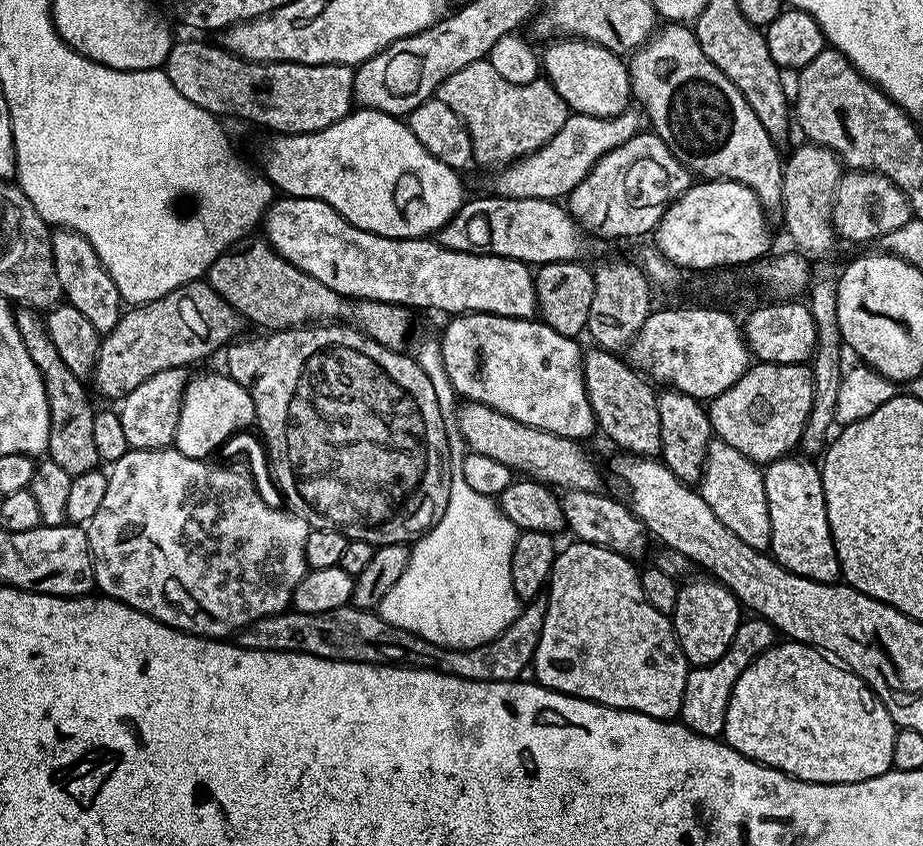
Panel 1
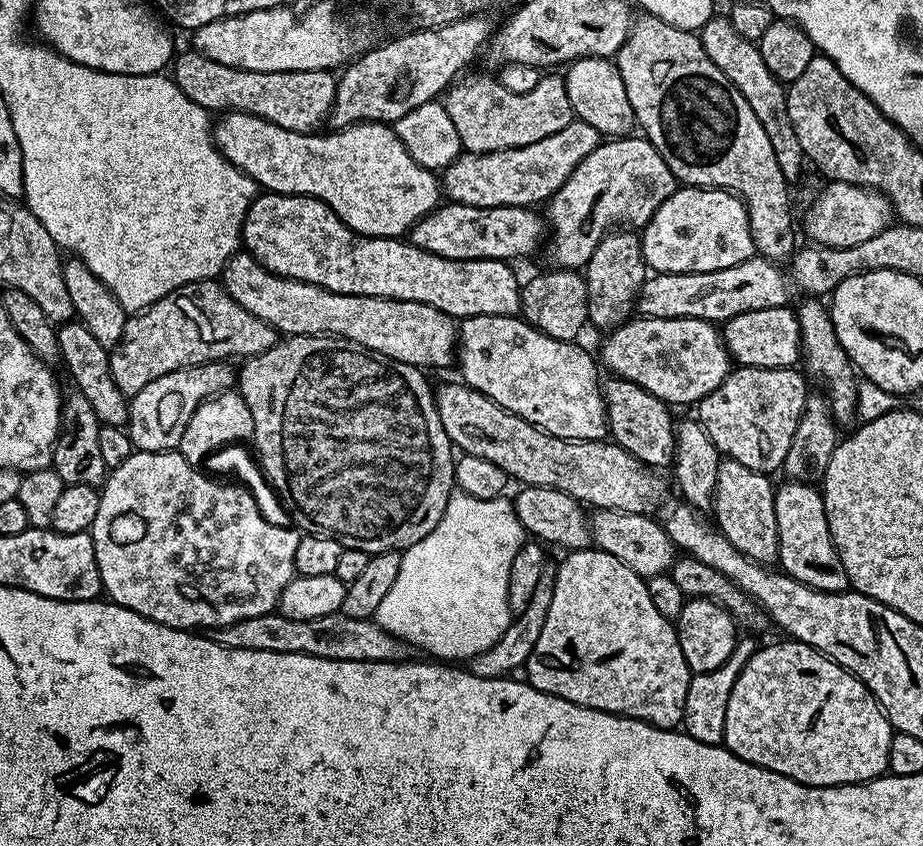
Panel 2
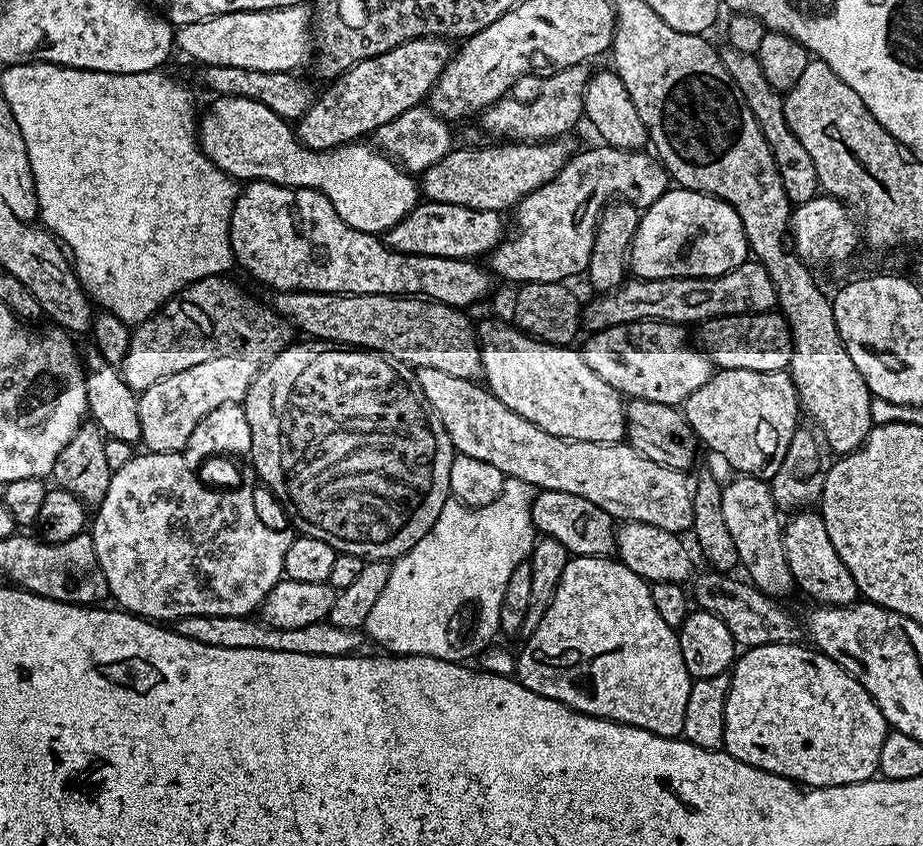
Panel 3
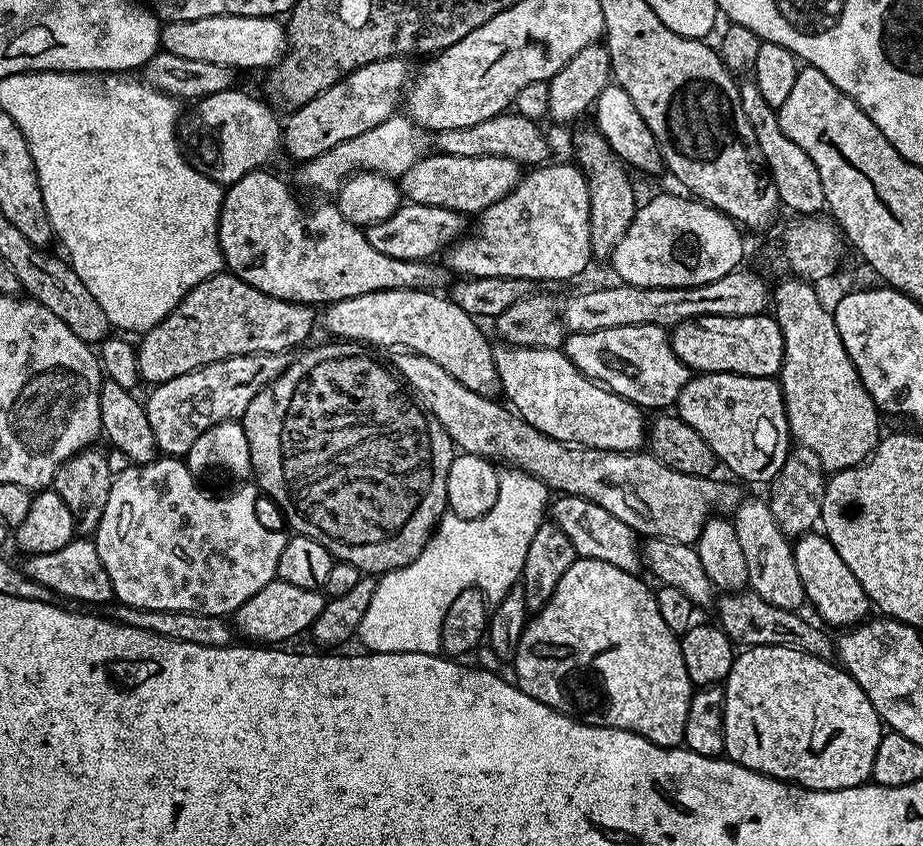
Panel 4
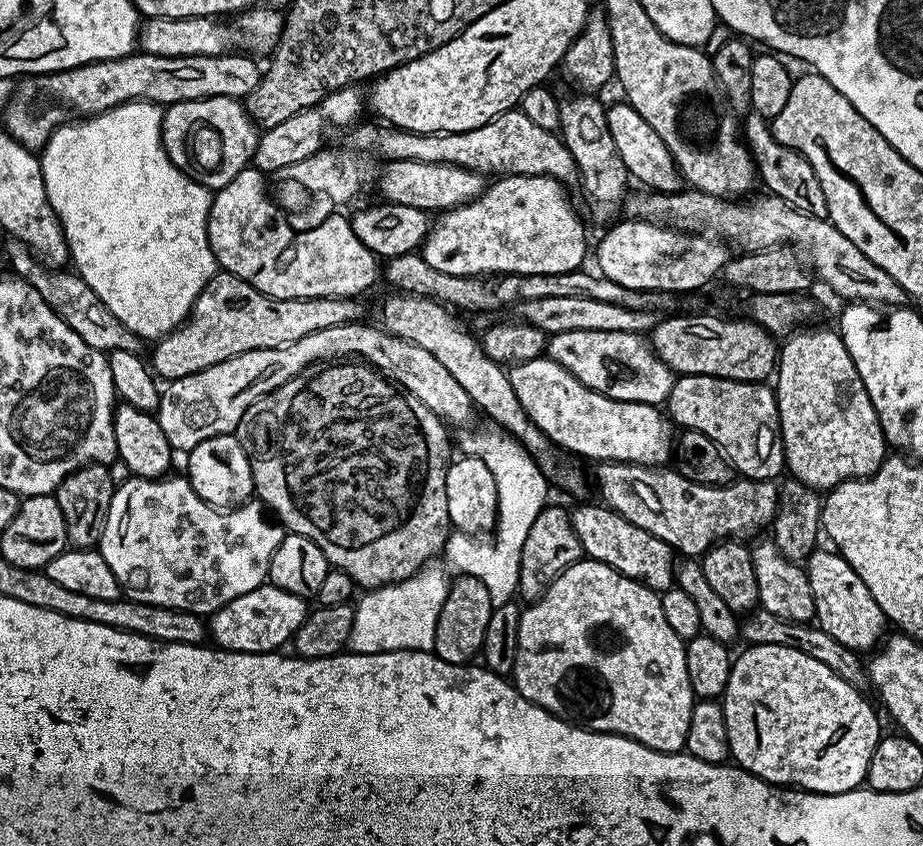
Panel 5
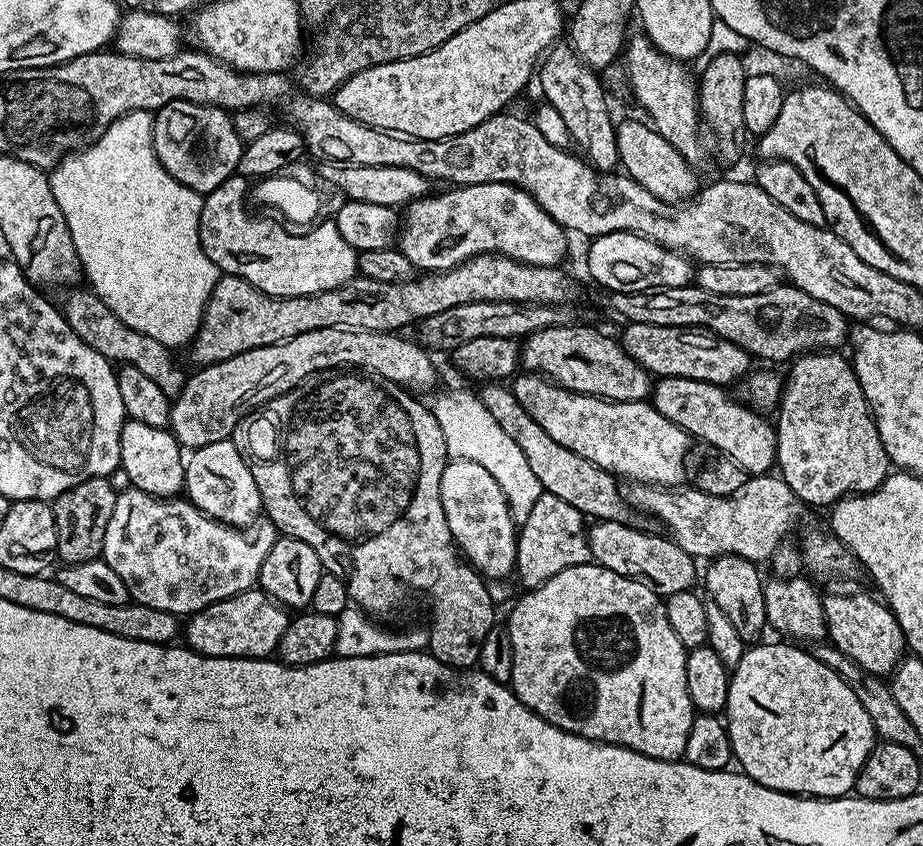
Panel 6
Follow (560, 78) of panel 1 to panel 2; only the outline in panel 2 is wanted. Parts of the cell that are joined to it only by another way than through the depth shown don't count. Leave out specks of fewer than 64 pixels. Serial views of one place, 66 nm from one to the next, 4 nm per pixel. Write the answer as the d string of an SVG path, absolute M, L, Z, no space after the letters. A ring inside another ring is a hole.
M584 56L581 60L571 61L563 77L575 119L594 126L594 130L598 130L601 137L623 138L637 127L630 98L626 98L622 74L611 59L603 56Z

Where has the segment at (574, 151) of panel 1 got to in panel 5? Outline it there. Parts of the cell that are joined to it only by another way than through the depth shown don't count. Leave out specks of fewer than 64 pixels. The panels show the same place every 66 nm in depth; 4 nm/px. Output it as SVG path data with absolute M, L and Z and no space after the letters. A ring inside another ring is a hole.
M390 160L380 172L380 192L385 201L398 206L414 206L429 214L447 212L483 194L486 180L481 173L442 162Z

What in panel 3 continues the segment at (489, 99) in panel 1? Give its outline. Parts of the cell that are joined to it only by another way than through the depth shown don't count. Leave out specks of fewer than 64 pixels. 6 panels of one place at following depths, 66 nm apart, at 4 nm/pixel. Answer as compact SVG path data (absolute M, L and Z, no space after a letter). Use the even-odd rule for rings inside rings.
M587 63L575 64L544 77L542 94L530 102L511 98L496 101L479 113L480 124L492 138L507 138L512 142L547 142L563 137L584 116L584 91L590 79Z

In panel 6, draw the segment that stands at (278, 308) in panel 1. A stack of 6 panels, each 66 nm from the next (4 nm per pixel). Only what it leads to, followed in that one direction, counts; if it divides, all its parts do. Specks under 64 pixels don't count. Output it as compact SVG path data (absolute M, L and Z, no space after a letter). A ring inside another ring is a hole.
M488 382L483 387L484 389L479 389L478 392L481 402L486 406L486 410L490 410L494 422L498 422L503 432L518 445L518 450L522 450L522 455L530 465L530 471L536 475L546 492L554 494L554 498L562 498L562 502L574 506L574 510L593 521L633 523L633 505L626 499L621 481L617 477L602 470L602 466L594 466L590 458L582 458L582 454L574 454L574 450L558 446L558 442L554 442L554 438L550 438L550 434L546 434L546 430L542 430L542 426L538 426L538 422L534 422L534 418L530 418L526 410L522 410L522 402L514 398L507 383Z

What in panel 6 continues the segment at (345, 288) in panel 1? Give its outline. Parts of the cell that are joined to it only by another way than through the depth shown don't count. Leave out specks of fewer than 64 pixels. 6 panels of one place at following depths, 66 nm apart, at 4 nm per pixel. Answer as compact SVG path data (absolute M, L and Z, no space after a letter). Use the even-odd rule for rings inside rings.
M239 174L226 178L218 190L204 196L200 215L202 250L223 275L242 278L267 296L313 296L334 290L357 275L358 253L338 234L335 222L317 223L310 234L294 237L286 234L279 219L251 216L249 200L249 181Z

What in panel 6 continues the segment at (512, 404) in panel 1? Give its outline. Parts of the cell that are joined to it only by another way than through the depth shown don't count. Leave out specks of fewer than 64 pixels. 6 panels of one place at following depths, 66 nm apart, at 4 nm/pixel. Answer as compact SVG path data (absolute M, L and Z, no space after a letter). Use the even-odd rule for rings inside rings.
M530 371L517 375L510 387L514 398L522 402L522 410L526 410L526 414L530 414L530 418L534 418L558 446L566 446L566 450L590 458L594 466L602 466L602 470L613 476L637 484L680 486L685 483L684 459L690 447L690 437L674 426L670 418L662 418L651 403L581 396L552 383L538 372Z

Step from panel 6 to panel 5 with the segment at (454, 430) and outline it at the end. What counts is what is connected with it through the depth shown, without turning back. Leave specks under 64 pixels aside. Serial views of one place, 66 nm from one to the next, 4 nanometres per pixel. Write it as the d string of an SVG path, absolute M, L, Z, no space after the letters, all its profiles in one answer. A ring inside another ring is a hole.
M488 428L462 433L460 448L464 456L478 457L491 472L496 474L498 490L494 529L496 544L476 542L475 535L453 531L444 544L442 560L453 568L453 573L477 576L483 580L493 605L498 605L509 603L517 595L520 586L518 570L522 558L522 542L526 542L526 534L530 534L530 526L534 526L534 518L538 518L540 511L549 503L550 481L520 443L503 431Z

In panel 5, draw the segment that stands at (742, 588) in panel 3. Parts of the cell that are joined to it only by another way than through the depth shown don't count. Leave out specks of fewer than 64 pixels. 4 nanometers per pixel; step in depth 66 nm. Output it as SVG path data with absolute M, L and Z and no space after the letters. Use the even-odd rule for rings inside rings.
M757 607L743 617L740 625L740 636L743 639L748 639L749 645L790 646L790 650L802 650L802 654L810 654L810 658L822 662L822 666L830 666L830 670L834 670L834 674L838 674L838 678L842 678L847 684L857 688L859 692L867 693L869 691L868 669L861 653L854 648L842 646L842 642L830 638L830 634L826 634L826 630L822 630L815 623L790 622L770 614L762 607Z

